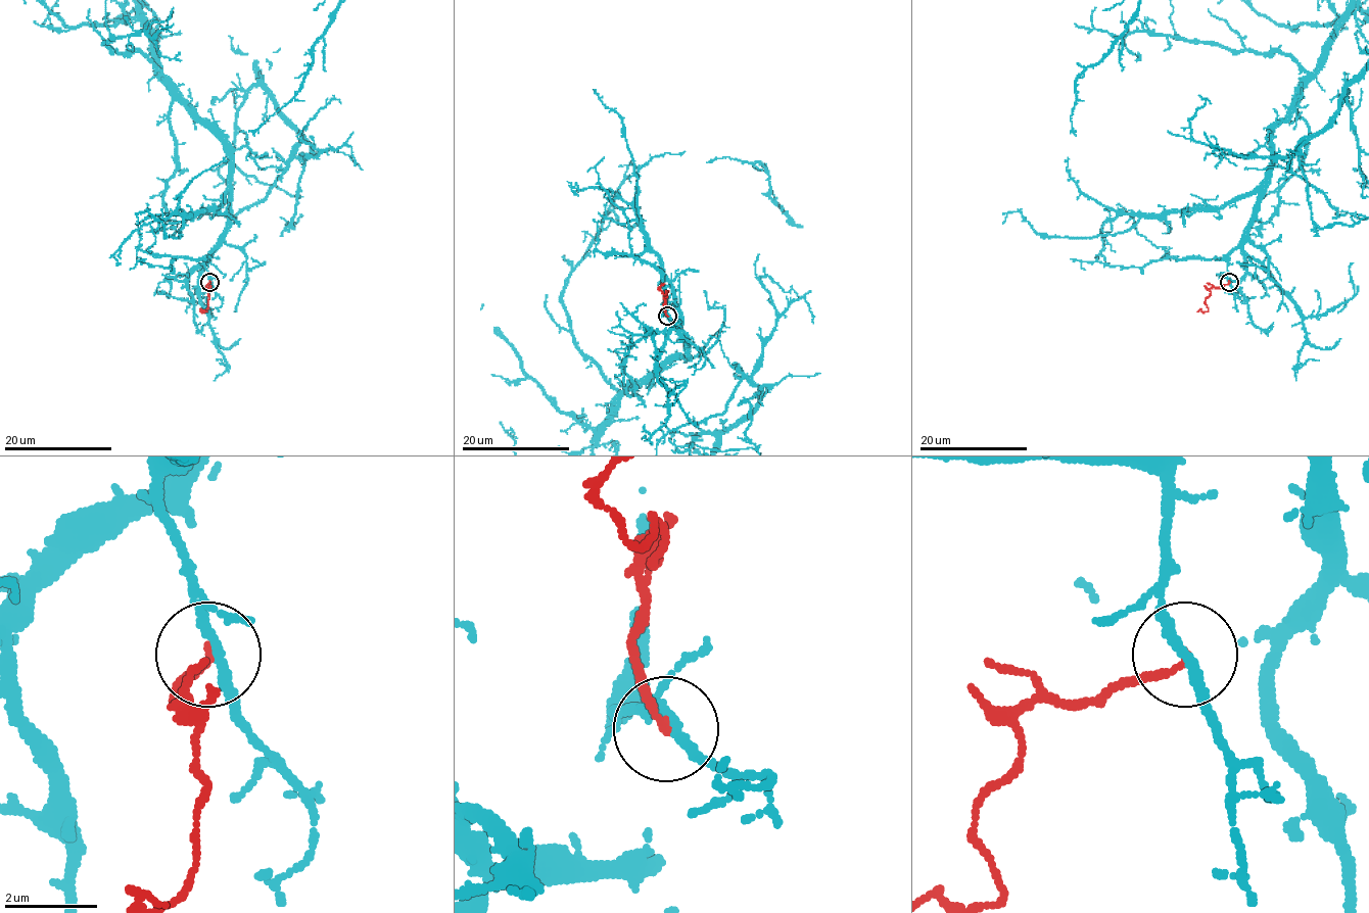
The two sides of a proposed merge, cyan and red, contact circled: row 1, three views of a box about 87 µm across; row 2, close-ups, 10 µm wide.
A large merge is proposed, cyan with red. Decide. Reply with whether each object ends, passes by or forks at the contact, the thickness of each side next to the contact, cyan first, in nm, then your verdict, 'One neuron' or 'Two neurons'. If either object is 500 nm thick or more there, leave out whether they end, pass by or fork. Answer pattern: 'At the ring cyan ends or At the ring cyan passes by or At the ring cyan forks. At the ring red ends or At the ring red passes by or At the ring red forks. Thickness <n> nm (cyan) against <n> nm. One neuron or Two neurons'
At the ring cyan passes by. At the ring red ends. Thickness 220 nm (cyan) against 170 nm. Two neurons

